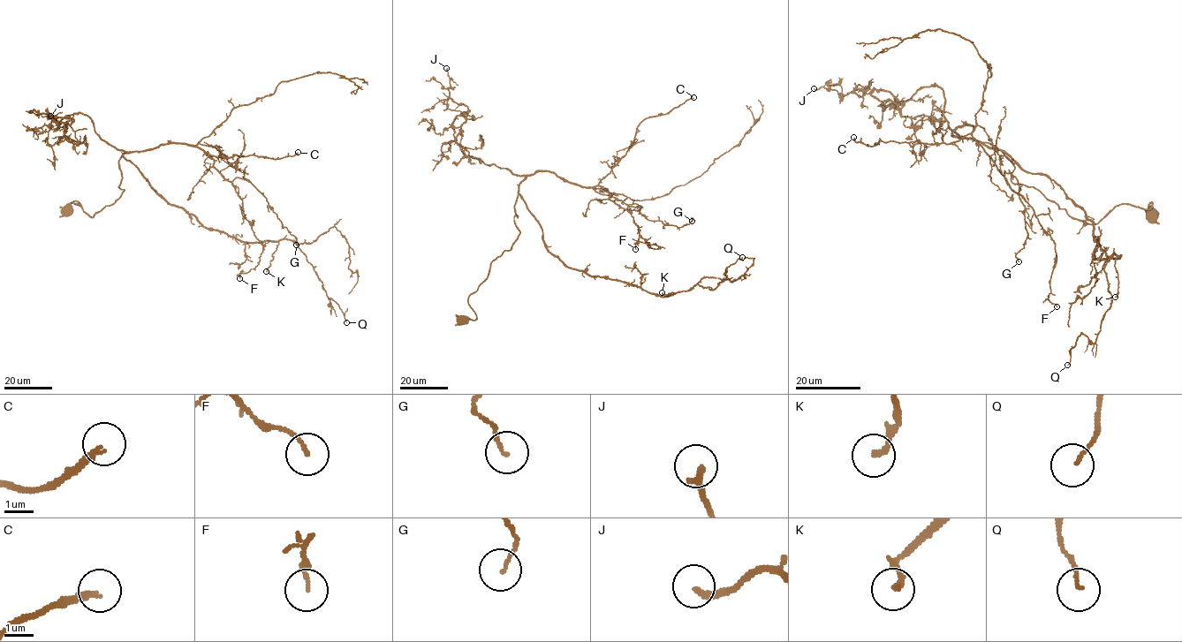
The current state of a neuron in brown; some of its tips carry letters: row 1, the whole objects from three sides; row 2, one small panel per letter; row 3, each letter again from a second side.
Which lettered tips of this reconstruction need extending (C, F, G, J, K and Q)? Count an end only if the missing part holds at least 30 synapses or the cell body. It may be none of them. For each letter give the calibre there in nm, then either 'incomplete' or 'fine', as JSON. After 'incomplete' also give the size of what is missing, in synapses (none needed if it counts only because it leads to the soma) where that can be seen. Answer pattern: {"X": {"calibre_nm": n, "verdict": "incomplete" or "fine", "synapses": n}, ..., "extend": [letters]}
{"C": {"calibre_nm": 190, "verdict": "incomplete", "synapses": 30}, "F": {"calibre_nm": 120, "verdict": "fine"}, "G": {"calibre_nm": 110, "verdict": "fine"}, "J": {"calibre_nm": 240, "verdict": "incomplete", "synapses": 35}, "K": {"calibre_nm": 200, "verdict": "fine"}, "Q": {"calibre_nm": 110, "verdict": "fine"}, "extend": ["C", "J"]}

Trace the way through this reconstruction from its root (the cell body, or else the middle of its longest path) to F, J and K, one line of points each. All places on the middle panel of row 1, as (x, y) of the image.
F: (463, 319), (476, 319), (468, 298), (519, 234), (519, 185), (537, 171), (601, 185), (658, 246), (635, 249)
J: (463, 319), (476, 319), (468, 298), (519, 234), (524, 177), (456, 141), (467, 107), (450, 96), (446, 68)
K: (463, 319), (476, 319), (468, 298), (519, 234), (519, 194), (568, 267), (674, 294), (662, 292)

